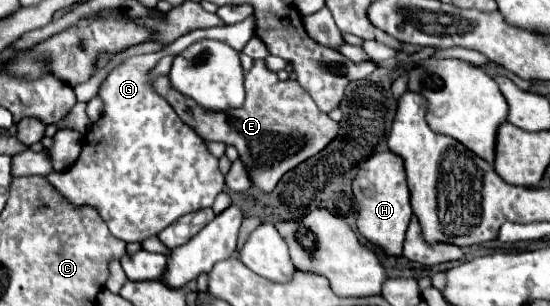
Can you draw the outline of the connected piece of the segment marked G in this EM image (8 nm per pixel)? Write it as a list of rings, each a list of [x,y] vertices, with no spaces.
[[[249,16],[241,24],[195,30],[161,51],[129,56],[117,64],[99,88],[103,114],[89,130],[77,162],[65,172],[51,172],[45,176],[47,182],[69,200],[69,204],[93,206],[111,234],[123,242],[141,242],[159,234],[177,218],[213,206],[215,196],[225,188],[219,162],[207,150],[205,140],[155,92],[149,72],[164,56],[181,54],[203,38],[221,40],[241,52],[253,36],[253,26],[255,18]]]

